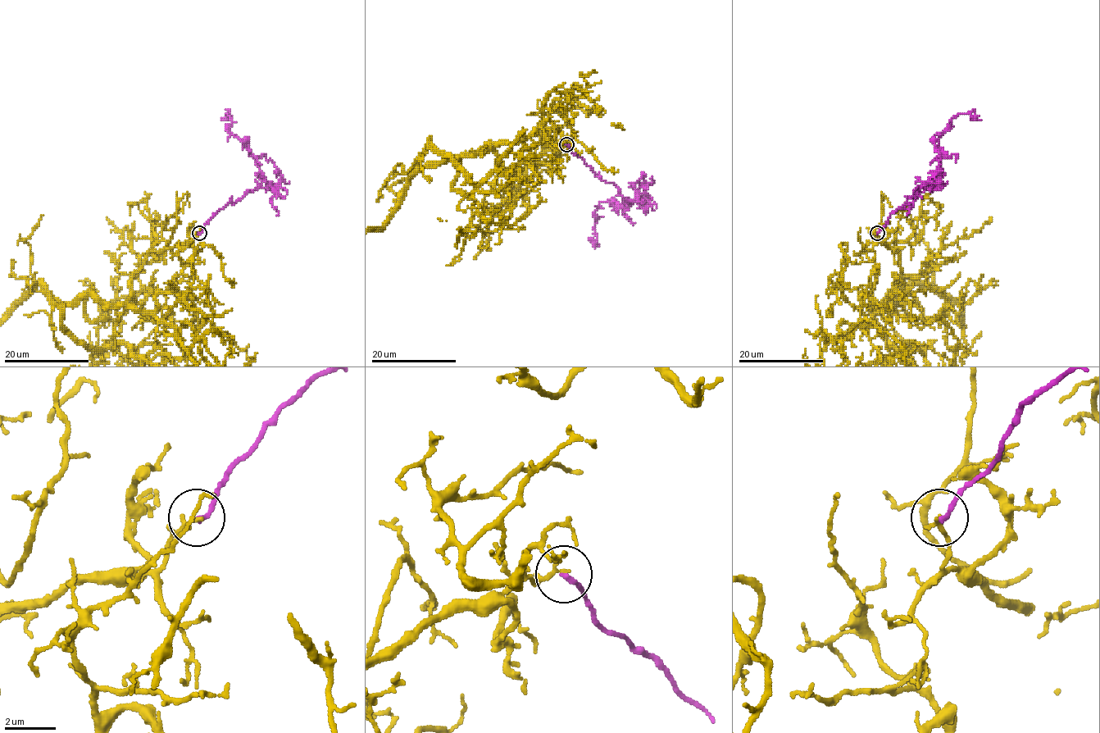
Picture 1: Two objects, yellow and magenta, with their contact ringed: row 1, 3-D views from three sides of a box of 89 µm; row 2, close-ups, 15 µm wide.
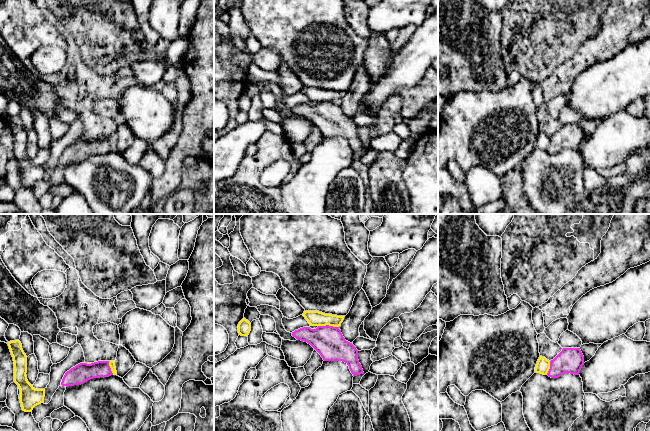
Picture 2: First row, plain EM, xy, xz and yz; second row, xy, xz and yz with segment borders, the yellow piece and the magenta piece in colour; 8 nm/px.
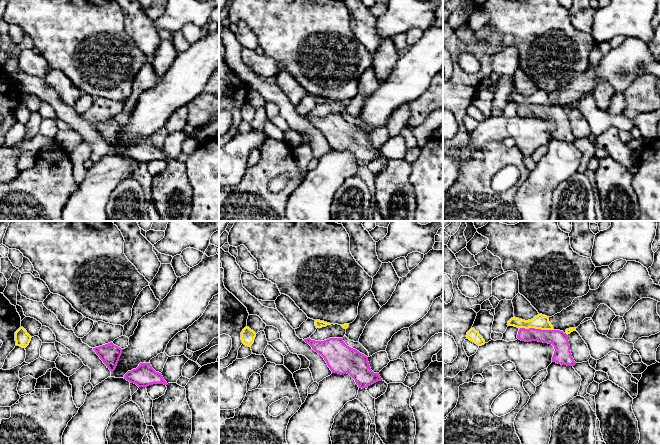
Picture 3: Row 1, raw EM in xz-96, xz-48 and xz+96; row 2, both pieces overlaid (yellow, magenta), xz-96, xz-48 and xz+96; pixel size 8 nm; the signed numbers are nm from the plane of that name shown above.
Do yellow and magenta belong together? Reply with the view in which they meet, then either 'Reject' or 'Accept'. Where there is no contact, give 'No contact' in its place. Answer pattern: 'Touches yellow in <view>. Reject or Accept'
Touches yellow in xz. Reject

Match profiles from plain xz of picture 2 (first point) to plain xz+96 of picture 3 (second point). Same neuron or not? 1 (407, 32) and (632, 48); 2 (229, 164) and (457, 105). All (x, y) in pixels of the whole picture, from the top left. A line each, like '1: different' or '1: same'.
1: same
2: different

